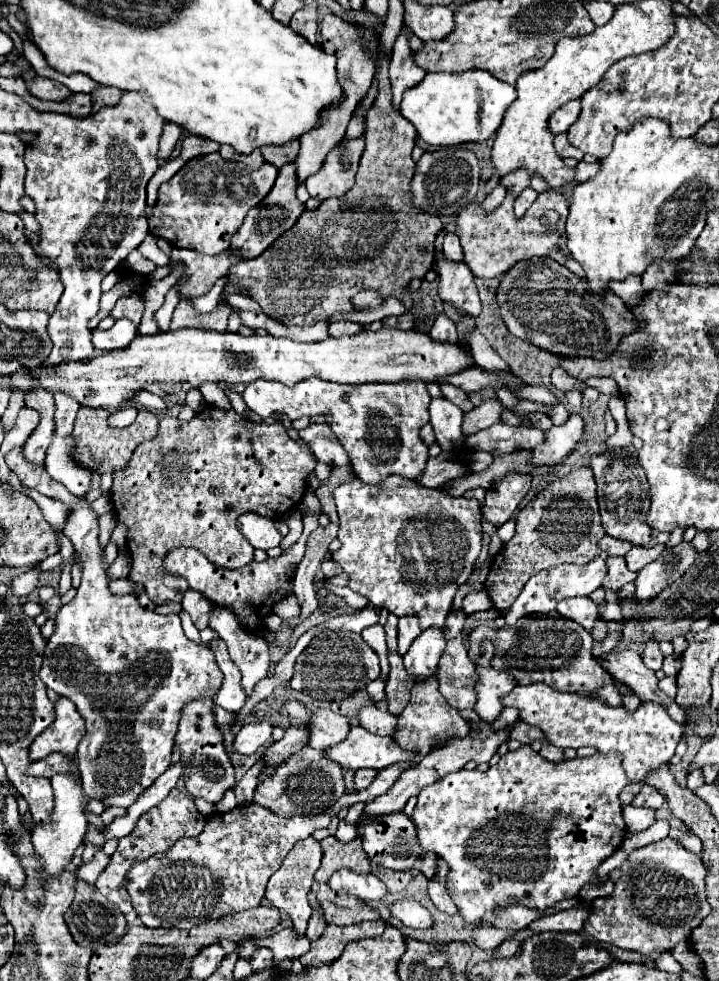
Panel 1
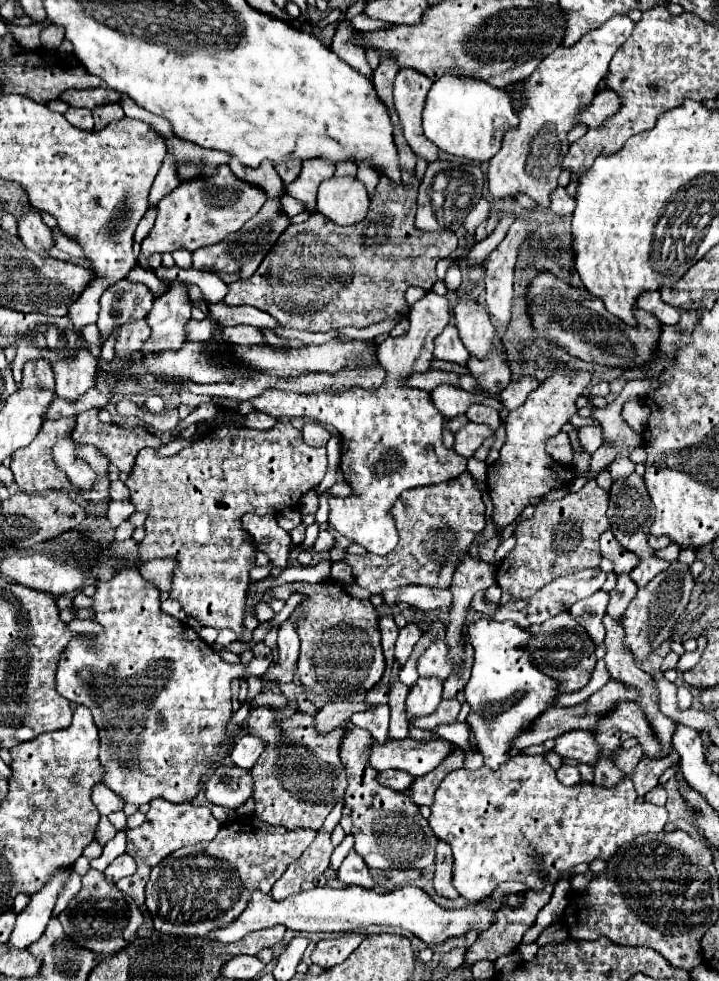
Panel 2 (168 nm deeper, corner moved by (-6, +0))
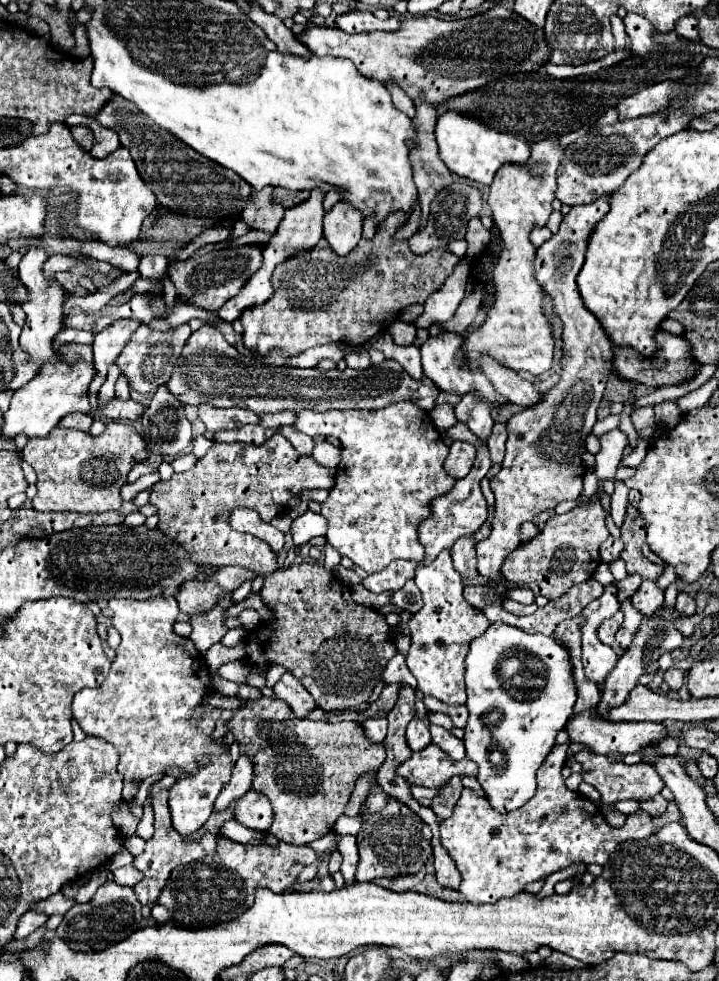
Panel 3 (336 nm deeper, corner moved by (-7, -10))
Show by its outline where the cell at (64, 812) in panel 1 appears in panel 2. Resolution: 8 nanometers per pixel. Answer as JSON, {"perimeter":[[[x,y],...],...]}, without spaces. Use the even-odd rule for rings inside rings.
{"perimeter":[[[60,869],[56,875],[42,887],[42,891],[34,893],[28,907],[18,913],[16,927],[8,939],[8,947],[16,951],[24,951],[30,947],[30,943],[36,943],[42,937],[42,931],[46,929],[46,923],[52,917],[52,909],[56,903],[56,897],[68,879],[70,869]]]}

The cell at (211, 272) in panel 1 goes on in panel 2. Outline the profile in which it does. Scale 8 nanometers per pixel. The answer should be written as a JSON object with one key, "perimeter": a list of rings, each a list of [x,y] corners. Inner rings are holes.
{"perimeter":[[[170,287],[166,295],[154,299],[154,307],[148,313],[148,325],[152,329],[150,339],[142,347],[142,355],[158,351],[178,351],[186,341],[186,323],[190,321],[190,303],[186,287]]]}

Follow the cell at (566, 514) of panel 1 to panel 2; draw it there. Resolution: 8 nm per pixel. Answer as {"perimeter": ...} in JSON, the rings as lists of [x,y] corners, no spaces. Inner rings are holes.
{"perimeter":[[[590,479],[580,491],[568,493],[558,501],[540,501],[536,505],[534,517],[516,527],[516,545],[496,569],[496,581],[502,587],[502,591],[514,595],[514,599],[528,599],[534,595],[534,591],[542,589],[546,583],[550,583],[556,577],[598,567],[598,563],[602,561],[598,549],[598,537],[610,527],[606,509],[608,509],[608,495],[604,489],[598,487],[594,479]]]}

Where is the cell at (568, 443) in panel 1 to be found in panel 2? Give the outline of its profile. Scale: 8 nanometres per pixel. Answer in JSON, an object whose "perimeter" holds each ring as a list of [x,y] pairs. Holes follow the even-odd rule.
{"perimeter":[[[582,427],[578,431],[578,439],[580,439],[586,453],[594,453],[598,447],[604,445],[602,427]]]}

